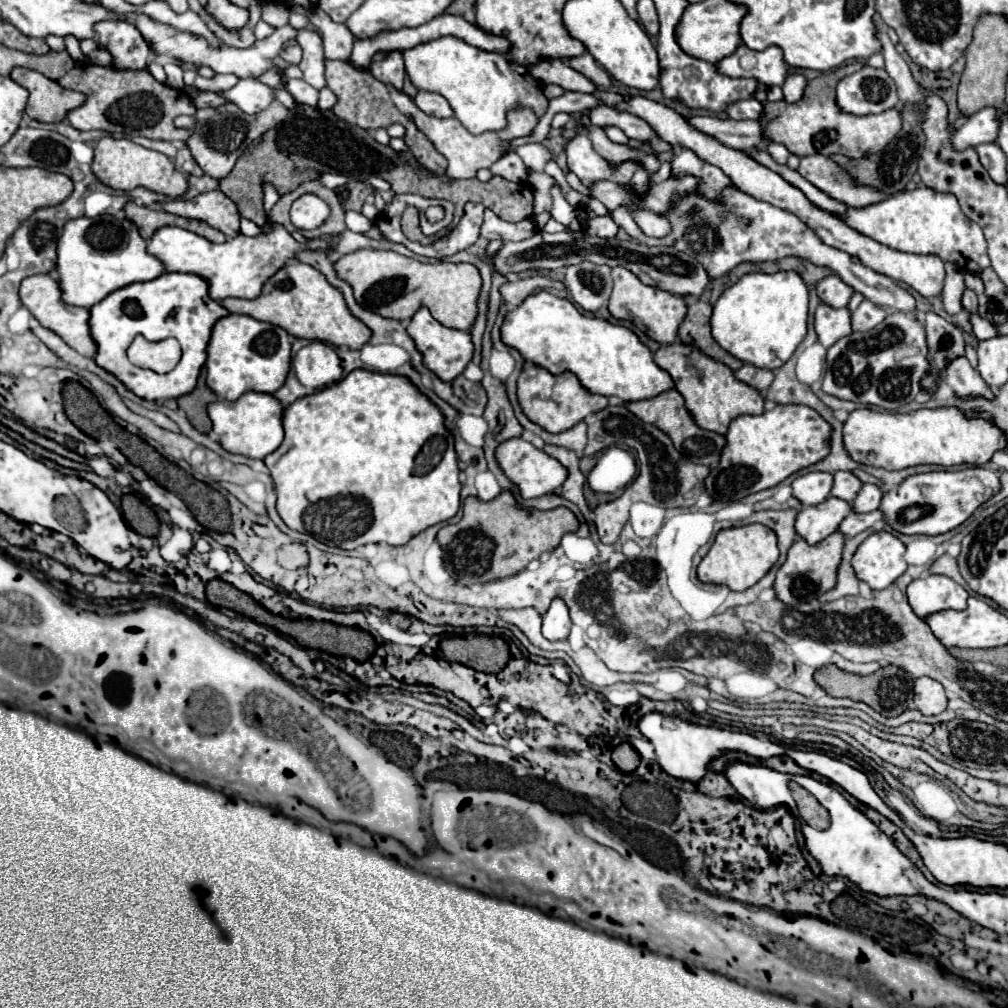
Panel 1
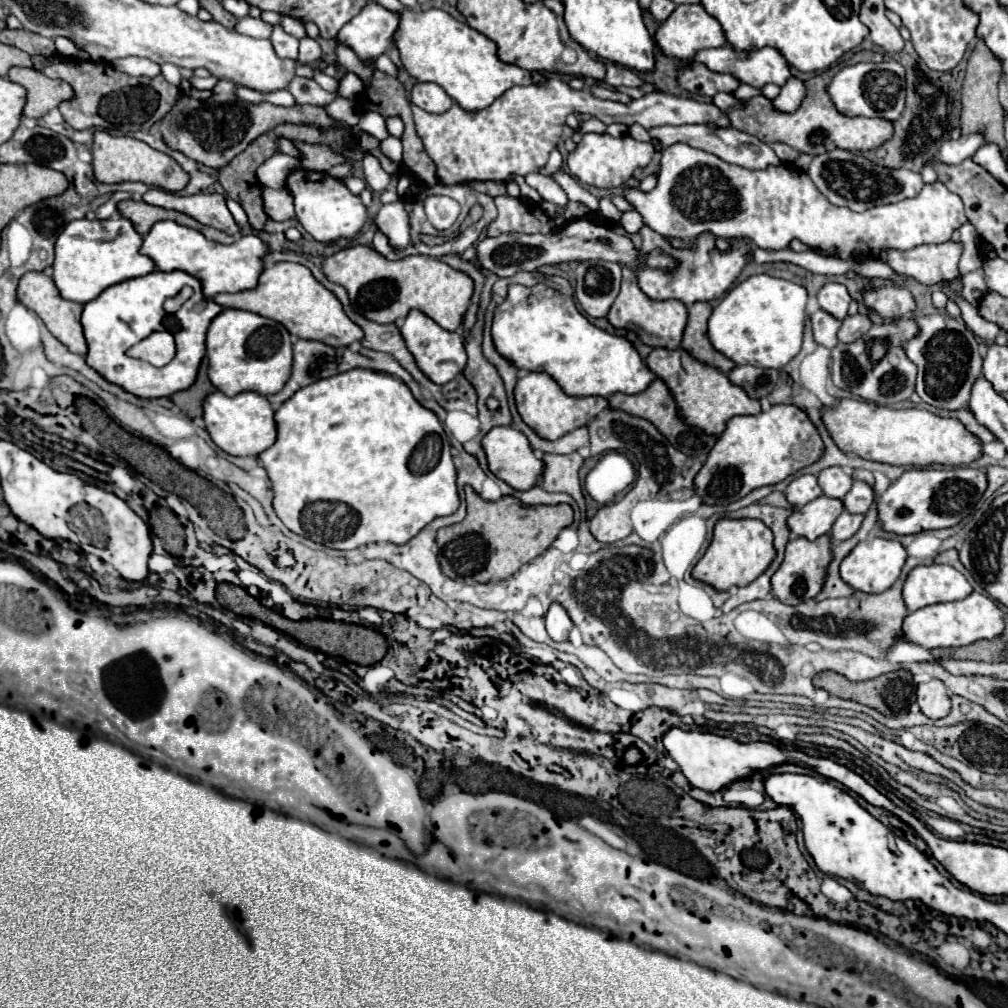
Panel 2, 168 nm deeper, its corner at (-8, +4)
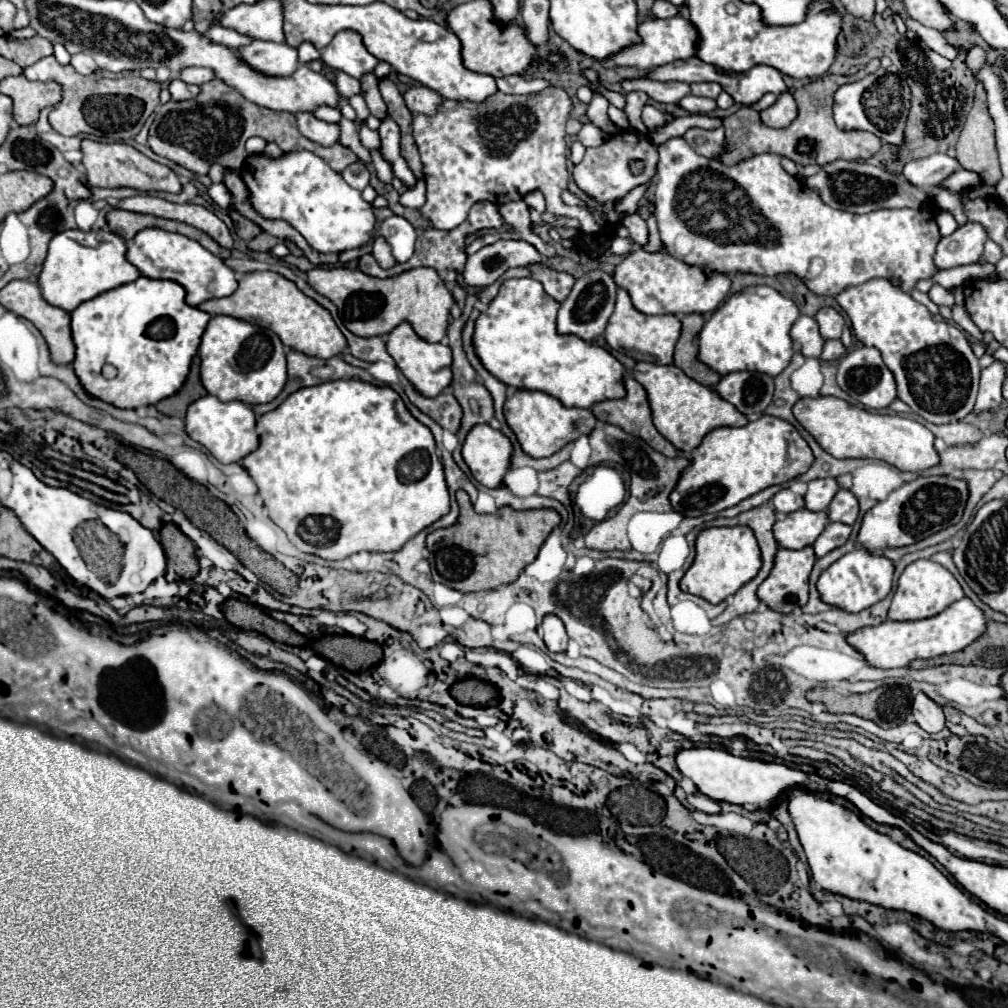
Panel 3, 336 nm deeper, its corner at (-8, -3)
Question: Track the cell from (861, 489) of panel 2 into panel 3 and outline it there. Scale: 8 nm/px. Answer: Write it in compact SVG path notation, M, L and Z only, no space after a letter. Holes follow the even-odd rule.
M838 490L828 506L830 522L854 524L858 518L858 500L848 490Z

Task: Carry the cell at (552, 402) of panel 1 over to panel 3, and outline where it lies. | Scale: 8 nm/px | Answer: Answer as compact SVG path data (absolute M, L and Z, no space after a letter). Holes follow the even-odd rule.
M516 390L504 404L504 418L510 426L510 430L516 434L522 450L532 458L546 458L556 454L562 446L568 442L574 442L576 438L590 434L596 418L590 410L584 408L566 408L560 400L544 394L544 392L528 392L528 390Z

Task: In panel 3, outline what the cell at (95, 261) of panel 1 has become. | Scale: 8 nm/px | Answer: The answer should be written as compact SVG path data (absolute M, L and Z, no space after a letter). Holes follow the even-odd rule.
M108 228L98 232L64 230L50 240L48 256L38 276L38 286L48 304L72 312L82 302L92 300L106 290L134 282L138 276L140 272L126 260L126 242Z

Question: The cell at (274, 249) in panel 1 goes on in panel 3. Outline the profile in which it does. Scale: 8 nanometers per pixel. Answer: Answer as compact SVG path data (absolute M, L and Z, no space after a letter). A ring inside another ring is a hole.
M144 228L130 242L126 250L126 260L138 268L146 278L162 278L178 282L186 290L186 304L198 306L210 298L230 296L238 288L234 272L222 264L218 256L202 248L196 240L190 240L182 234L166 232L160 228Z

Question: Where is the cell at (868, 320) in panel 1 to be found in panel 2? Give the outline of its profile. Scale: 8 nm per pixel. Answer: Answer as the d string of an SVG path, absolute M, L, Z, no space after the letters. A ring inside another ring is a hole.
M858 313L858 315L846 317L846 319L842 321L838 339L840 339L842 343L852 343L852 341L860 339L860 335L864 335L870 327L872 327L870 315L860 315L860 313Z

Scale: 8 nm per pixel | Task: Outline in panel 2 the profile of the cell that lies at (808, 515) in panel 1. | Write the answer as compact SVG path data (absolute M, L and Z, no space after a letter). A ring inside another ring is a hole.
M818 497L810 503L806 503L800 509L794 509L792 517L788 519L788 527L794 535L806 537L810 541L818 539L820 535L830 533L834 521L844 511L844 503L840 499L832 497Z

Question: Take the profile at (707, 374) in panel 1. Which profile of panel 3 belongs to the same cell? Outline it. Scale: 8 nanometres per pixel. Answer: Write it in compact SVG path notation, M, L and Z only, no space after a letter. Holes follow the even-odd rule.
M638 362L632 374L648 394L648 404L652 410L652 422L656 430L686 456L690 456L690 452L702 442L702 438L710 430L720 426L748 424L746 416L736 412L732 404L728 404L726 400L720 400L720 396L716 396L716 392L712 392L710 388L684 376L684 372L676 366L658 366L650 362Z

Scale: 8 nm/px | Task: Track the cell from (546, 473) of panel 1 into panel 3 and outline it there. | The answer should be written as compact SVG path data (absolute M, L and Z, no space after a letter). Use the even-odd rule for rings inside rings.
M488 424L470 428L462 446L462 458L482 486L502 486L502 478L508 470L508 456L512 456L512 444L500 430Z

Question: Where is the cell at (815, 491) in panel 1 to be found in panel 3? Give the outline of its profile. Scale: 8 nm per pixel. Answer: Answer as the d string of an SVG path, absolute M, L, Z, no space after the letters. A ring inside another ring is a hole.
M782 488L778 494L772 496L772 506L774 506L776 514L790 514L794 510L804 508L804 498L798 496L798 494L794 494L788 488Z

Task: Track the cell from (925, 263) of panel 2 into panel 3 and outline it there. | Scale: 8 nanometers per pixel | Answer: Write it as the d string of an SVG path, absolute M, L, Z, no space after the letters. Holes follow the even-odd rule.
M966 222L962 226L958 226L958 230L954 234L944 236L938 242L938 250L934 254L934 264L938 268L974 264L982 256L986 240L988 240L988 234L982 224Z

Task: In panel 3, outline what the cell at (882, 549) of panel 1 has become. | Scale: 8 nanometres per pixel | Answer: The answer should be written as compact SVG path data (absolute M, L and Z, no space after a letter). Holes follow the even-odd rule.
M854 548L852 552L844 554L840 560L836 560L820 574L816 590L822 602L842 608L846 612L860 612L888 596L888 592L892 590L892 576L894 576L894 566L888 558L870 554L864 548Z

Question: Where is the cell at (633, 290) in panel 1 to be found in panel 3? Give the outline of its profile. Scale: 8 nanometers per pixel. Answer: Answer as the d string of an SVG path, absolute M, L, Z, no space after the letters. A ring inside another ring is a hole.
M618 290L616 308L614 308L614 314L610 316L606 332L604 332L604 338L610 344L610 348L614 348L614 350L624 348L624 350L640 352L640 354L650 354L650 356L658 358L660 364L672 364L672 354L674 354L678 336L680 336L680 320L676 316L672 316L672 314L646 316L632 306L628 292Z

